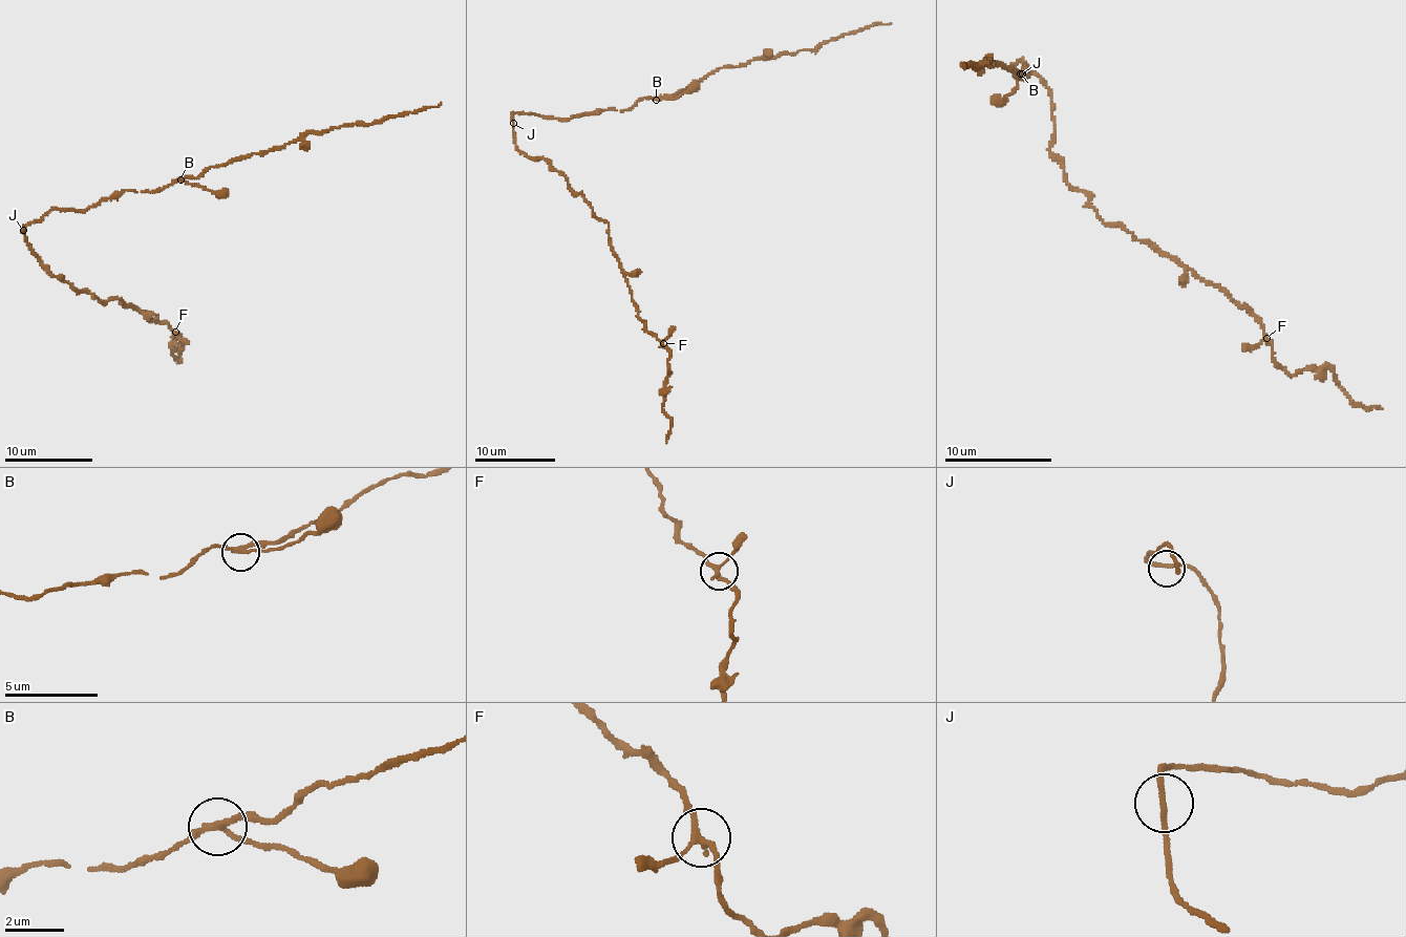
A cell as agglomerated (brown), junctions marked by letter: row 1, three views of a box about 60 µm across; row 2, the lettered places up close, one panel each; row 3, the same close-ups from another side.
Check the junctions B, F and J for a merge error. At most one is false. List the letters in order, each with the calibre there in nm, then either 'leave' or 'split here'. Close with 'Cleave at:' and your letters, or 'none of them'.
B: calibre 190 nm; split here
F: calibre 190 nm; leave
J: calibre 190 nm; leave
Cleave at: B

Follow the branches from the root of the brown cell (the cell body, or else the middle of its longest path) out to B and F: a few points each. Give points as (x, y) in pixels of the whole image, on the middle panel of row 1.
B: (513, 123), (513, 114), (517, 112), (571, 119), (606, 109), (631, 110), (642, 98), (656, 100)
F: (513, 123), (517, 151), (547, 161), (592, 213), (609, 225), (611, 249), (632, 291), (638, 318), (663, 343)

